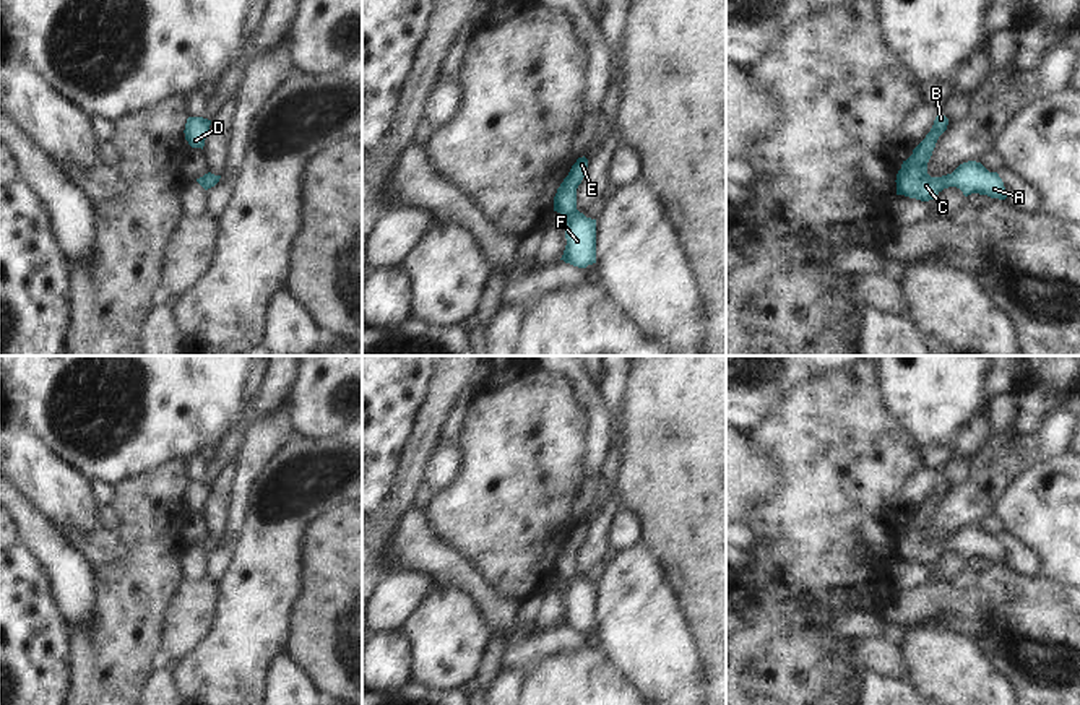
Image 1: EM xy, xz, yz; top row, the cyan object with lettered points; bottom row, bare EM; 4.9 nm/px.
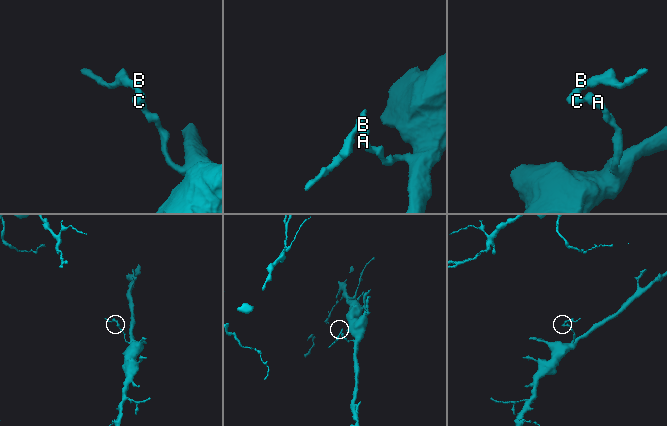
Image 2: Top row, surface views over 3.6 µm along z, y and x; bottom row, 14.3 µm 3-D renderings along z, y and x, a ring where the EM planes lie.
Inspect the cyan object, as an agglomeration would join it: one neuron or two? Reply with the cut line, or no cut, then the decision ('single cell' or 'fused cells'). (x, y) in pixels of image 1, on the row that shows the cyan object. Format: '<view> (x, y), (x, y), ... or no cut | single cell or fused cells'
no cut | single cell

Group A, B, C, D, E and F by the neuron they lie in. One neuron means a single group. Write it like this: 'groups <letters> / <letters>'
groups A B C D E F

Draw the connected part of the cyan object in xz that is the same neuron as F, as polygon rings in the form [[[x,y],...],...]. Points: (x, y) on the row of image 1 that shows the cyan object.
[[[578,158],[554,197],[554,211],[567,218],[567,245],[560,260],[578,268],[596,263],[596,219],[577,210],[577,188],[588,167],[588,159]]]

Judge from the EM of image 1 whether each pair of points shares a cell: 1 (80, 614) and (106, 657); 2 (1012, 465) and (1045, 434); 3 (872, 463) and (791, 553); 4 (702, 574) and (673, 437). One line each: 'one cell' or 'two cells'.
1: two cells
2: one cell
3: one cell
4: one cell

